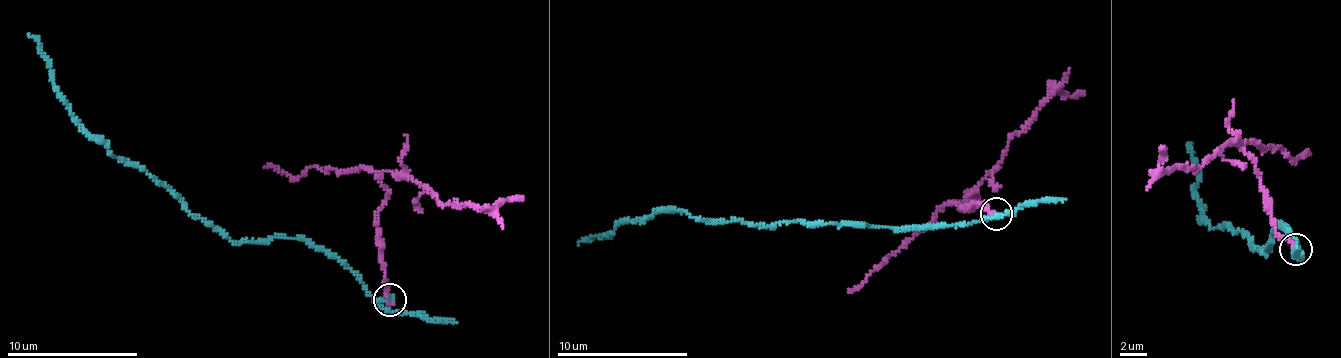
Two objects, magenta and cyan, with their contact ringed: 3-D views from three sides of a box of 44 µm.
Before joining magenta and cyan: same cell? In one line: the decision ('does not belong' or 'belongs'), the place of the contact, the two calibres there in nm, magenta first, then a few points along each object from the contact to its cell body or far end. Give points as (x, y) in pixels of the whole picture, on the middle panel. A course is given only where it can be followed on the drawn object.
does not belong | (996, 214) | 160/200 nm | magenta via (997, 214), (983, 203), (963, 209), (957, 200), (1002, 158), (1015, 134), (1051, 97), (1083, 92) | cyan via (997, 214), (984, 221), (934, 228), (899, 228), (724, 222), (679, 209), (636, 219), (606, 238), (578, 245)

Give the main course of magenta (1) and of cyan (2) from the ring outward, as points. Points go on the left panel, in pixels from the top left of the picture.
1: (390, 301), (377, 222), (386, 198), (386, 171), (432, 192), (445, 205), (469, 201), (485, 210), (523, 196)
2: (390, 301), (304, 239), (223, 238), (144, 171), (110, 156), (70, 111), (28, 35)

